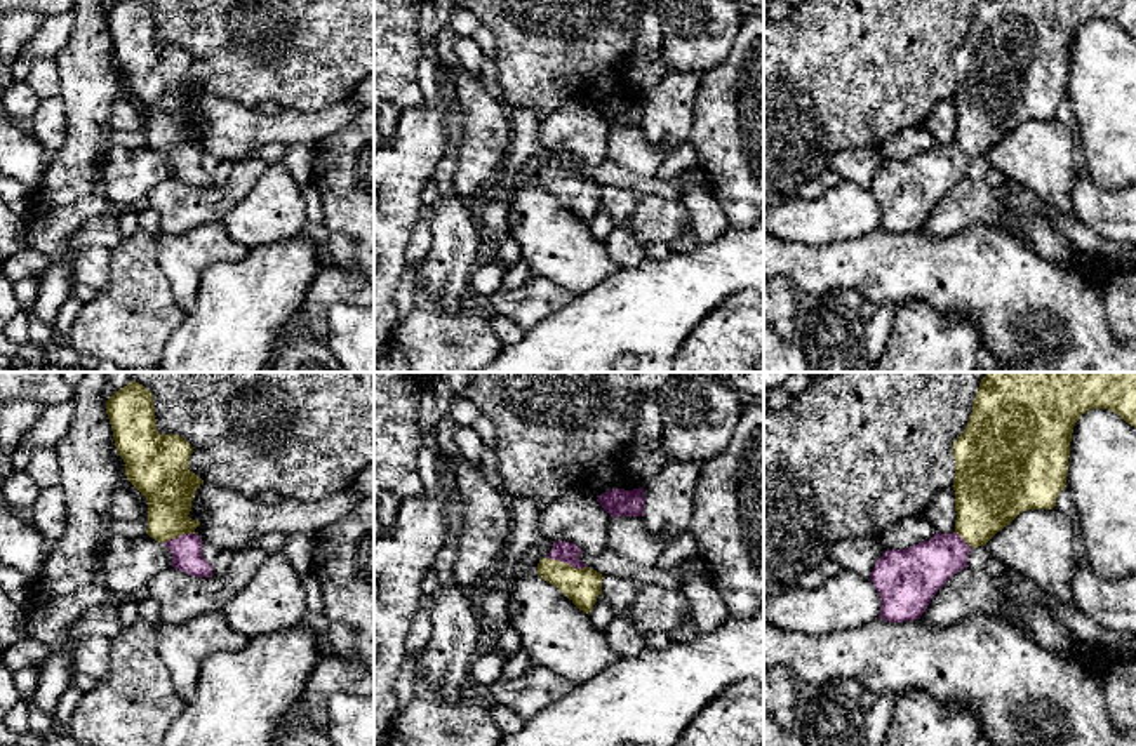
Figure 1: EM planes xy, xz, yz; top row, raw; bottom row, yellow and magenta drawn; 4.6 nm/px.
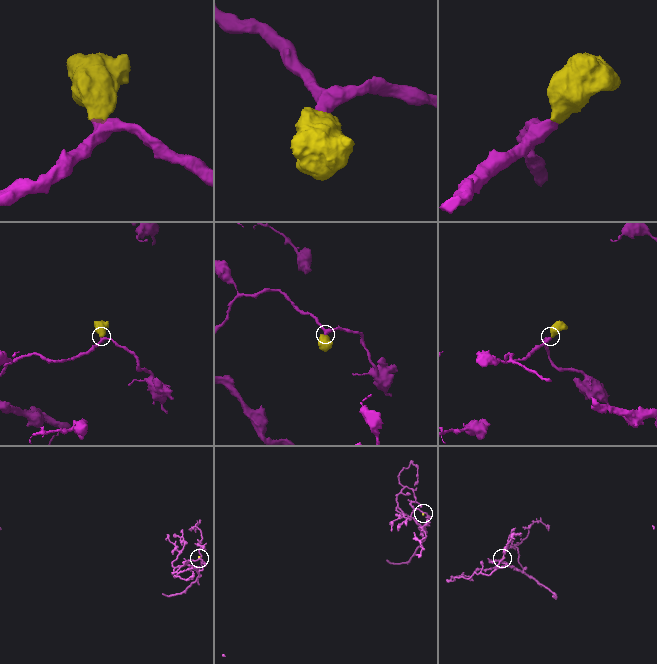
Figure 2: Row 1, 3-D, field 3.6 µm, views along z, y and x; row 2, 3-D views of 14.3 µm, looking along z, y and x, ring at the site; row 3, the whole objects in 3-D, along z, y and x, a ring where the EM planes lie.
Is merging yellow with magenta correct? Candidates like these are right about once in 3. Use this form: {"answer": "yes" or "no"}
{"answer": "yes"}

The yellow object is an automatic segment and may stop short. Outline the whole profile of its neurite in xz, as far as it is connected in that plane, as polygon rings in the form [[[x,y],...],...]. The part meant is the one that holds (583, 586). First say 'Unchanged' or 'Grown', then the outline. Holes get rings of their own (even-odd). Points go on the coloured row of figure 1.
Grown. [[[553,541],[546,558],[538,563],[538,576],[557,586],[579,610],[590,614],[602,593],[604,576],[579,560],[574,543]]]

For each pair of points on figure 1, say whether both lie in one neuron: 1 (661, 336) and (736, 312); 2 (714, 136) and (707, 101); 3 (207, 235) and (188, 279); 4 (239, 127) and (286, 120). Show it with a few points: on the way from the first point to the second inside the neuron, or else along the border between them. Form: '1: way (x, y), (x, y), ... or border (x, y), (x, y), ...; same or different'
1: border (728, 294), (675, 353); different
2: way (714, 127), (714, 110); same
3: way (200, 246), (188, 258), (188, 268); same
4: way (251, 127), (273, 127); same

